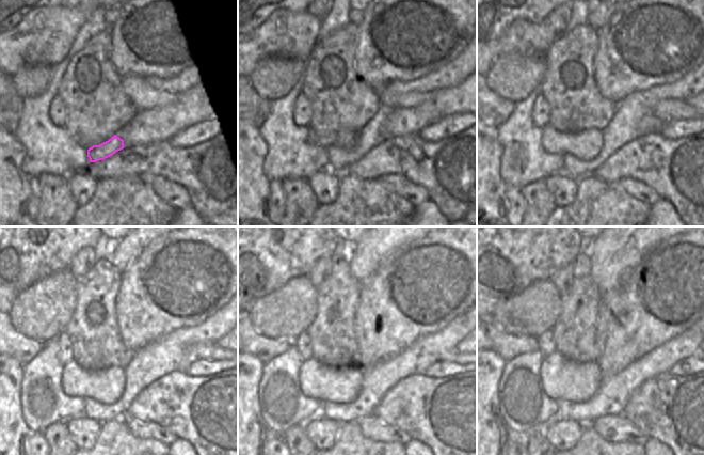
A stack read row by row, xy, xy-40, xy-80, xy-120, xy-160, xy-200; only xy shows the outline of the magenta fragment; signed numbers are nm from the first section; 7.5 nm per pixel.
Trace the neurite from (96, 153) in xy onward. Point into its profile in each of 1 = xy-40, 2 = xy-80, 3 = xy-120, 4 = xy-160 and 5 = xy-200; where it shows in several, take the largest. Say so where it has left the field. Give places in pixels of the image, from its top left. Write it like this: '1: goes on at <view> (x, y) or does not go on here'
1: goes on at xy-40 (371, 135)
2: goes on at xy-80 (634, 118)
3: goes on at xy-120 (168, 354)
4: goes on at xy-160 (416, 359)
5: goes on at xy-200 (613, 393)

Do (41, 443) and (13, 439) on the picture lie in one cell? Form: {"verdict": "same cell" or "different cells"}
{"verdict": "different cells"}

